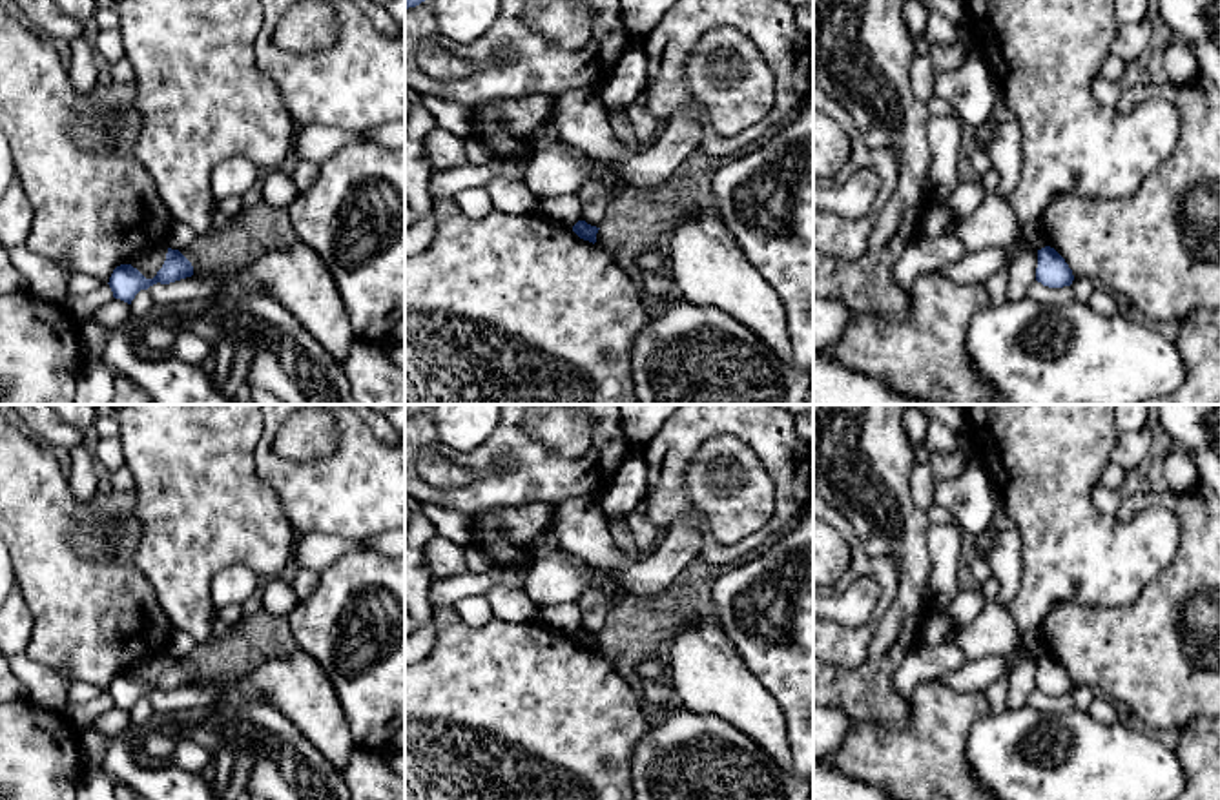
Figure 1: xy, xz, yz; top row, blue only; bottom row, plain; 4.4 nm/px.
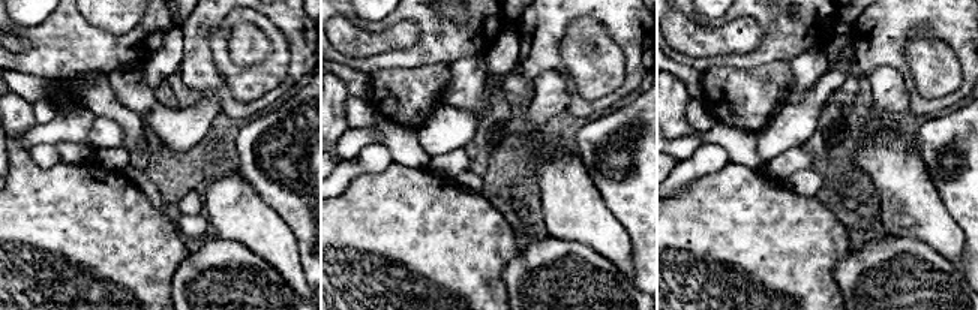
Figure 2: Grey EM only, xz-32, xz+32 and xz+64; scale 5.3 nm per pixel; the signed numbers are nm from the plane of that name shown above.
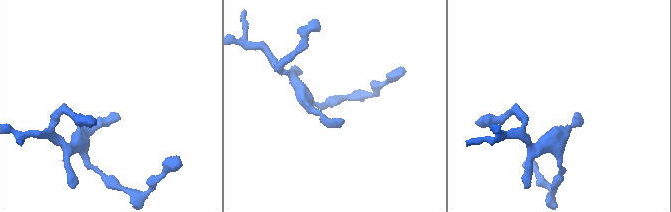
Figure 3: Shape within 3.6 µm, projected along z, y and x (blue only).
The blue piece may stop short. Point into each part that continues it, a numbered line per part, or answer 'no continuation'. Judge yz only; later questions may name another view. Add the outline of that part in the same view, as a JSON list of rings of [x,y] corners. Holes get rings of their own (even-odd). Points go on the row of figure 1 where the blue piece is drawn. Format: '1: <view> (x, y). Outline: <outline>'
no continuation

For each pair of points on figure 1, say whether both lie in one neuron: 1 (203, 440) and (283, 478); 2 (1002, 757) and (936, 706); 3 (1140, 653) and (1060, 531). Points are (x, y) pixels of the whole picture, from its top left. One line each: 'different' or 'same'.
1: different
2: different
3: different

